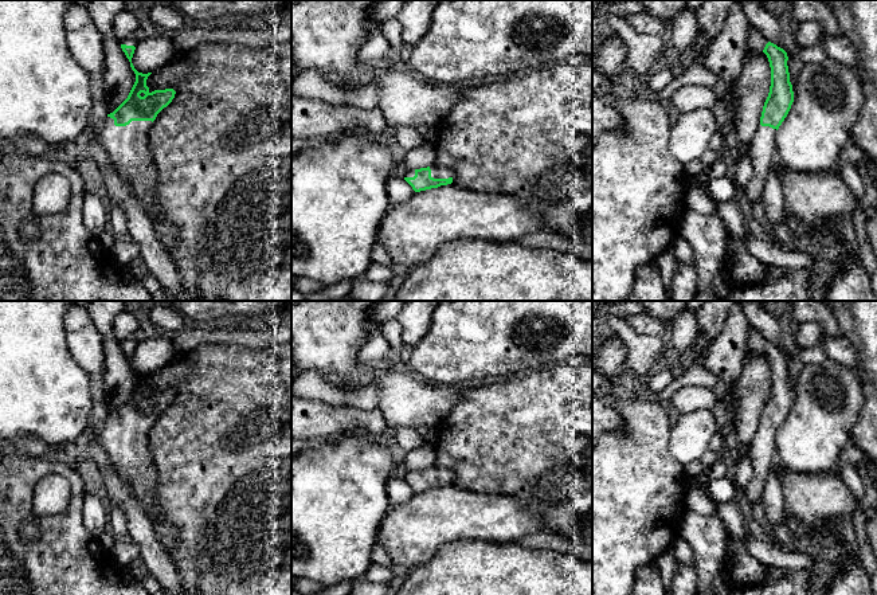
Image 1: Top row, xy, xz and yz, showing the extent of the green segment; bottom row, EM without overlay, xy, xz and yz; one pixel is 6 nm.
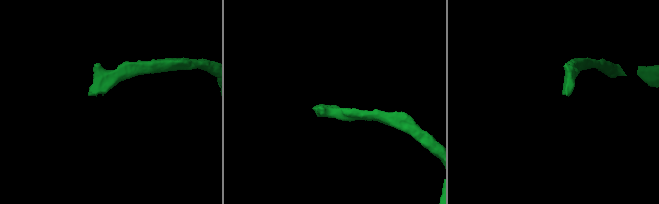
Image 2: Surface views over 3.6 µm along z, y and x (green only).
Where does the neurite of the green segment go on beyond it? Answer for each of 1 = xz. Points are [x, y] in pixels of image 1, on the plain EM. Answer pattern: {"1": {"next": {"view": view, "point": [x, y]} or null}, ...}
{"1": {"next": {"view": "xz", "point": [437, 473]}}}

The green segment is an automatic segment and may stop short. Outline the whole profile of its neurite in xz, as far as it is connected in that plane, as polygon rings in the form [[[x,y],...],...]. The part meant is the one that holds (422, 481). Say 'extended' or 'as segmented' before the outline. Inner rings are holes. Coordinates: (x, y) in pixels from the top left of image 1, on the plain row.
extended; [[[431,466],[420,470],[407,470],[404,481],[415,493],[438,489],[453,484],[453,471]]]

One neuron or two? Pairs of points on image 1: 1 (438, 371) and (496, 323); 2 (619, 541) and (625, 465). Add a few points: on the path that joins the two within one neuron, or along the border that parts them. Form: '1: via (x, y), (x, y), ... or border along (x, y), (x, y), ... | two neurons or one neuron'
1: via (453, 356), (481, 328) | one neuron
2: via (619, 523), (619, 502), (625, 496), (625, 484) | one neuron

